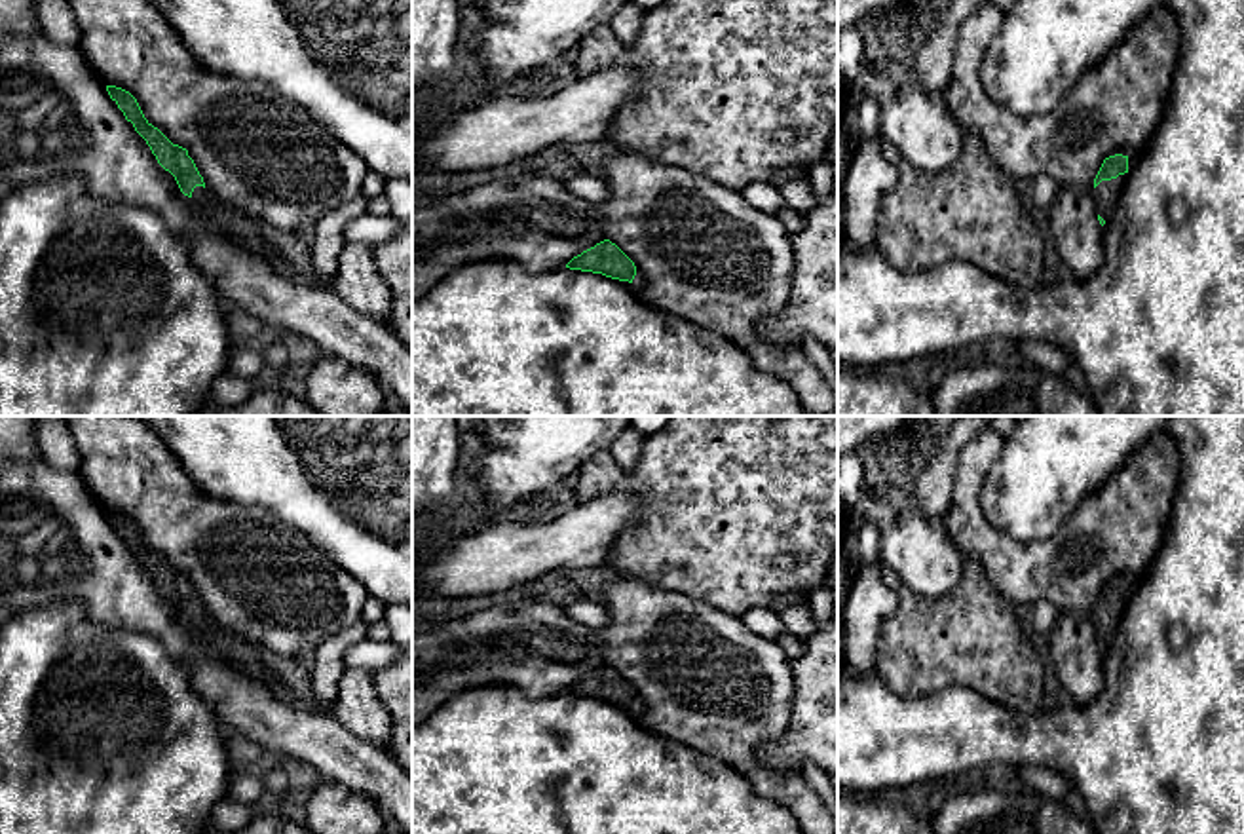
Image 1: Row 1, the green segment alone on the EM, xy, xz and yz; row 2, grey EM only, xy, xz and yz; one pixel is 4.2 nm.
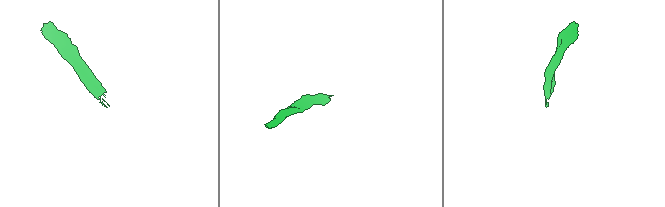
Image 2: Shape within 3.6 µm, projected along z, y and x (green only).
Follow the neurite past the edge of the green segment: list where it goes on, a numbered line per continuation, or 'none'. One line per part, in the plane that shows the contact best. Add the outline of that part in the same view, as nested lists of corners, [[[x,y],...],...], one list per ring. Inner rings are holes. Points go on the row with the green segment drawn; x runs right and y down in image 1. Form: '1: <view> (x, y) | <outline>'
1: yz (1106, 194) | [[[1126,173],[1119,175],[1117,179],[1111,179],[1111,180],[1102,180],[1092,190],[1092,196],[1094,196],[1094,201],[1096,201],[1096,213],[1105,220],[1105,224],[1111,218],[1111,215],[1113,215],[1113,211],[1115,211],[1121,196],[1122,196],[1124,182],[1126,182]]]

